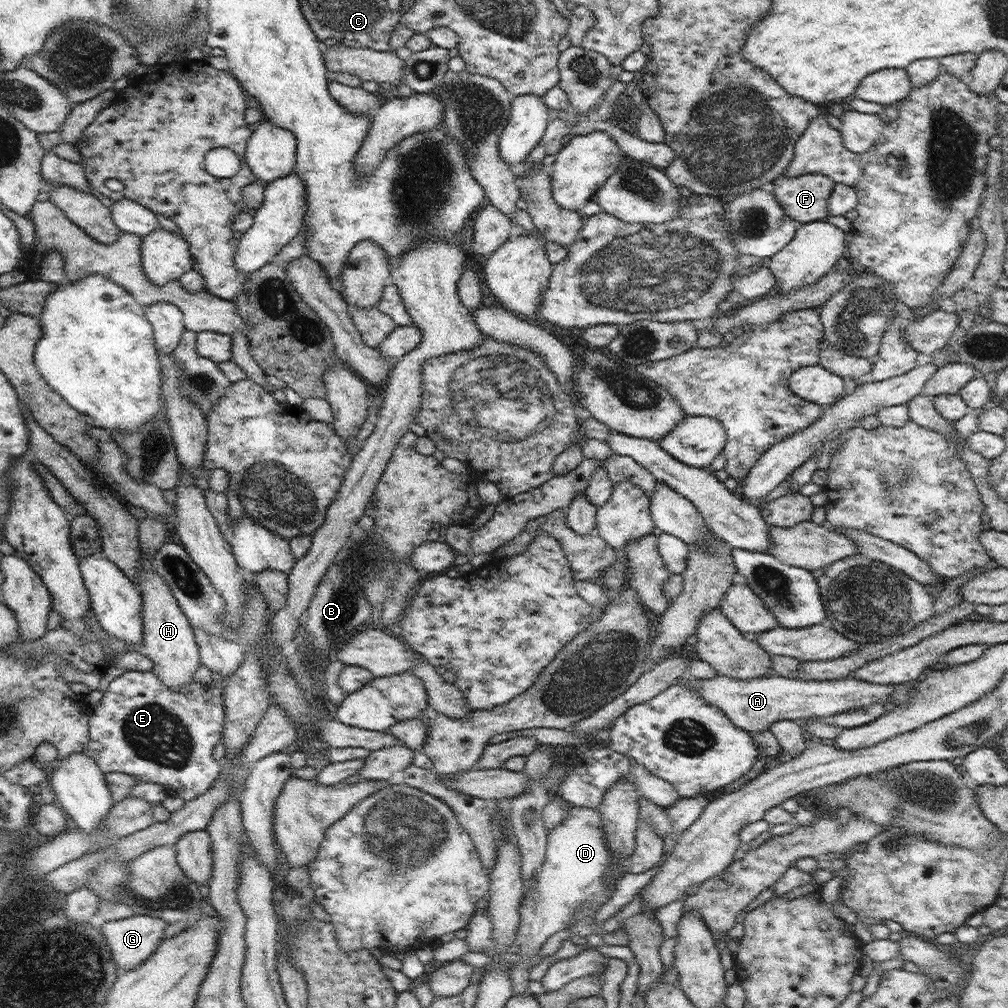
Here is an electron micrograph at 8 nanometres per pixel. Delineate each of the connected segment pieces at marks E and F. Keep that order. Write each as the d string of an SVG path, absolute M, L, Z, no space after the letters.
M128 671L108 684L99 705L93 707L89 719L89 741L84 752L96 761L104 774L133 774L138 781L163 784L184 802L194 800L212 788L211 784L223 770L213 757L214 747L223 737L226 717L222 690L219 682L208 686L192 680L182 692L172 692L154 672Z
M806 174L804 176L781 176L775 179L769 186L770 192L778 200L784 213L790 219L797 221L799 224L810 223L815 221L823 221L829 216L827 208L830 195L834 191L834 180L823 176L822 174Z

